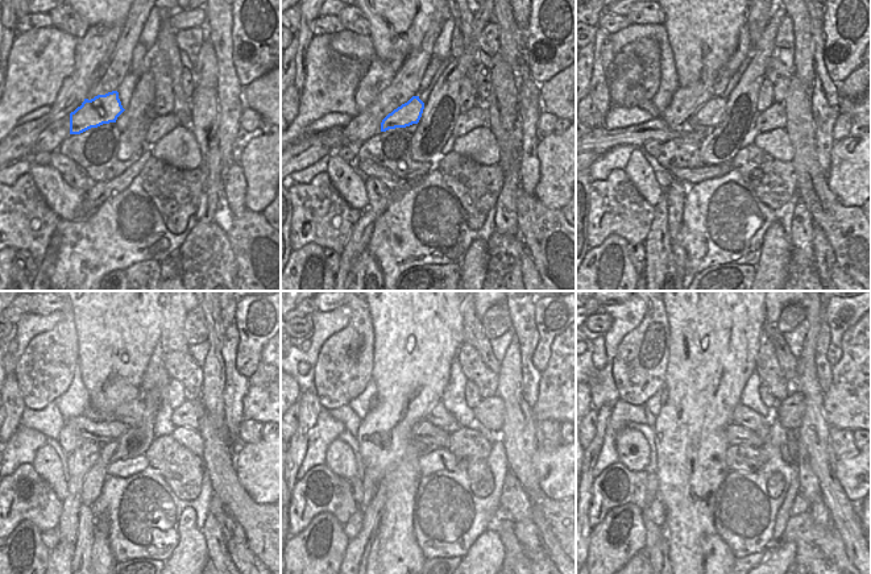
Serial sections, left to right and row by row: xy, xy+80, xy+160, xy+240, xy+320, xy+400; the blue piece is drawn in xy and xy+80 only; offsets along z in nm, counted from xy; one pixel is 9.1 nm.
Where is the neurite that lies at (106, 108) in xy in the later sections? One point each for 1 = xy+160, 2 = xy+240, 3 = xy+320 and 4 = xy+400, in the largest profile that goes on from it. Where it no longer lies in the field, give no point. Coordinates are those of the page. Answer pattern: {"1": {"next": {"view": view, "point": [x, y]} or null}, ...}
{"1": {"next": {"view": "xy+160", "point": [710, 113]}}, "2": {"next": {"view": "xy+240", "point": [129, 412]}}, "3": {"next": {"view": "xy+320", "point": [436, 414]}}, "4": {"next": {"view": "xy+400", "point": [745, 416]}}}

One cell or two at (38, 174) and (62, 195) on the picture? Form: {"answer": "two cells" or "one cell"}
{"answer": "one cell"}

